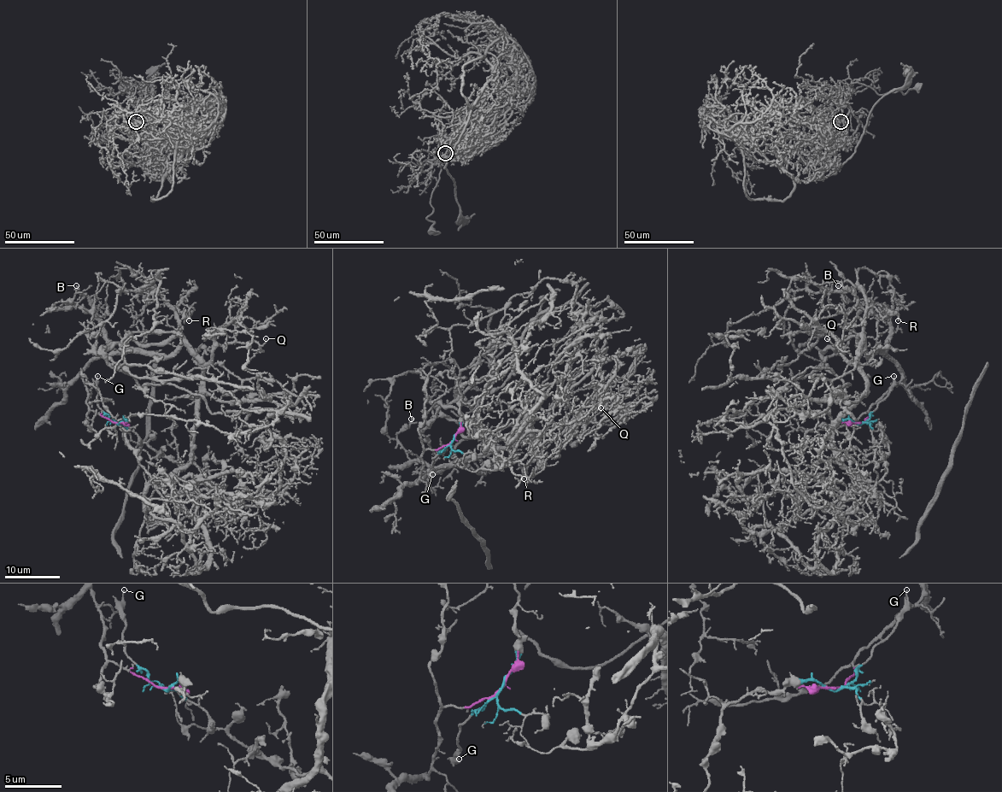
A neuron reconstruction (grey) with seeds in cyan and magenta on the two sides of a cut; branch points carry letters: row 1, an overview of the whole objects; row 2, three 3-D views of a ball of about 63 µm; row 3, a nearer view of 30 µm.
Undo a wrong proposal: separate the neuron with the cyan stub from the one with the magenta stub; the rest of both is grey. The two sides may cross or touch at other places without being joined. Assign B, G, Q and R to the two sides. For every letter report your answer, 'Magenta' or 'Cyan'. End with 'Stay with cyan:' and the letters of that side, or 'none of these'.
B: Magenta
G: Cyan
Q: Magenta
R: Magenta
Stay with cyan: G

